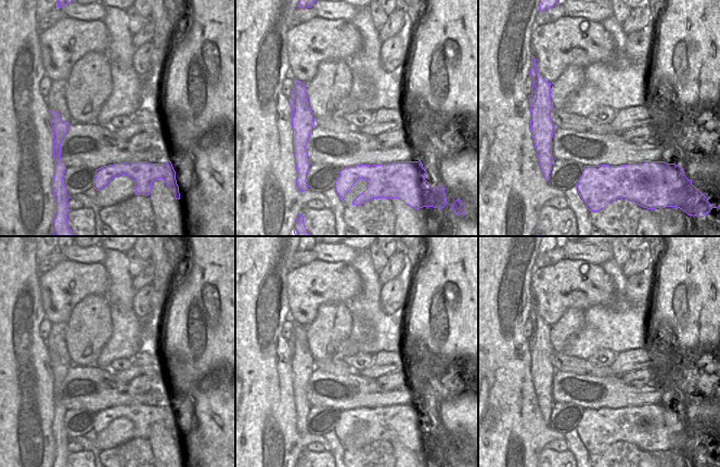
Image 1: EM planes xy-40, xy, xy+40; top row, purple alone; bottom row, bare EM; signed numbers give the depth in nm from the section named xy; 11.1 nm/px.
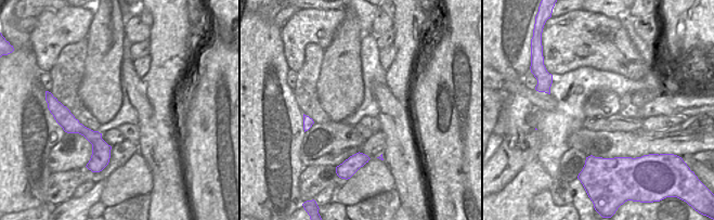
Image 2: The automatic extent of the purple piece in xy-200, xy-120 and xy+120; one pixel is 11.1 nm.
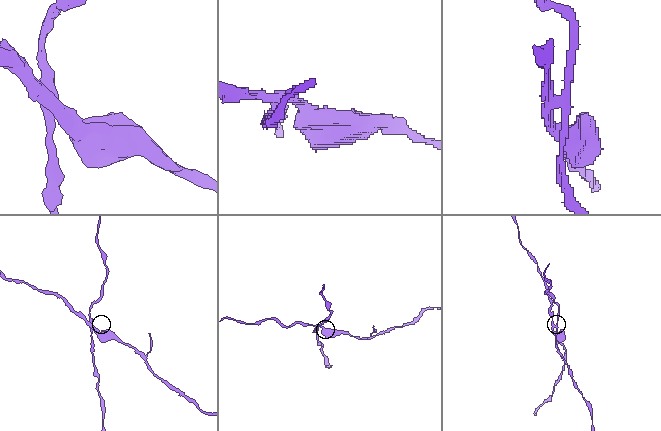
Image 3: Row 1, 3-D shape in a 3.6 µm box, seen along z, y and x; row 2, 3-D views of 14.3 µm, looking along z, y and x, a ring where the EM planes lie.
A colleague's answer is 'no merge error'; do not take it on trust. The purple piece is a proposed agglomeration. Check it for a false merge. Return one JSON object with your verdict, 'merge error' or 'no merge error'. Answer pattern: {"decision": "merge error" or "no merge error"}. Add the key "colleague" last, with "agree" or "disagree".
{"decision": "merge error", "colleague": "disagree"}

